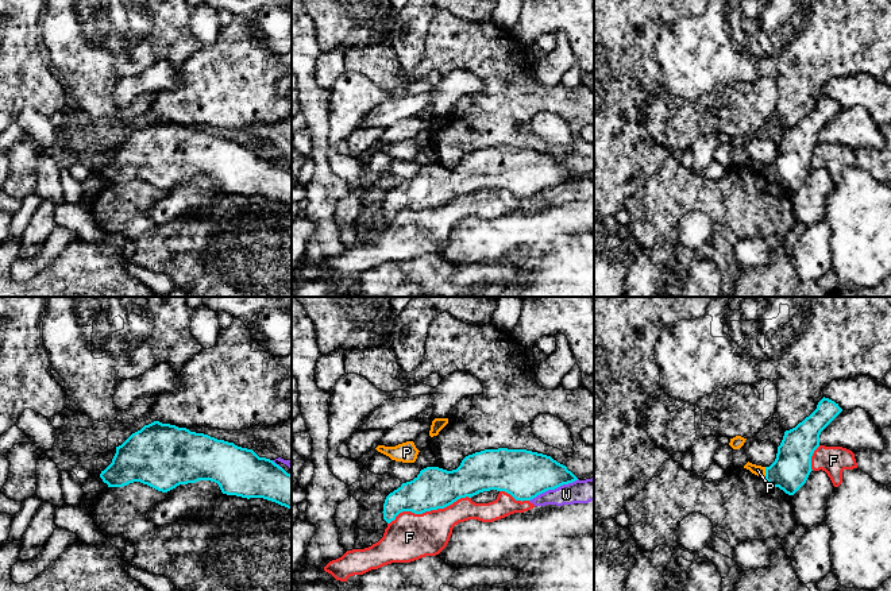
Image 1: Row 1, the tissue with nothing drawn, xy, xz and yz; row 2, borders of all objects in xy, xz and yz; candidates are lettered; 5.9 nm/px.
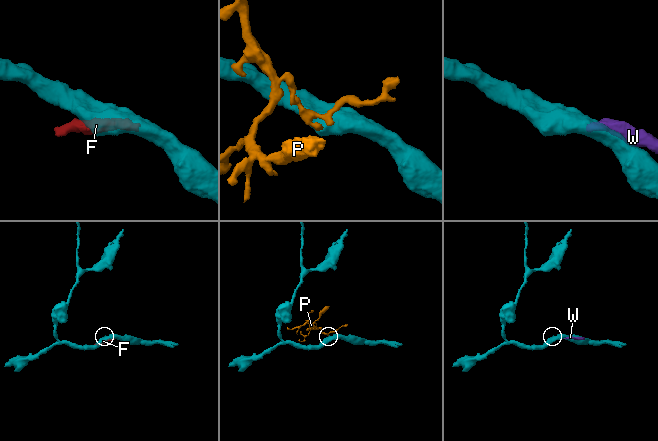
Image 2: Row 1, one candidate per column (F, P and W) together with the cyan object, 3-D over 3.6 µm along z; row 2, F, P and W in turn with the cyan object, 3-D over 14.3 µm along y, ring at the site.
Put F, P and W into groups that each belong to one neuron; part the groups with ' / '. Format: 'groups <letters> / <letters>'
groups F W / P

